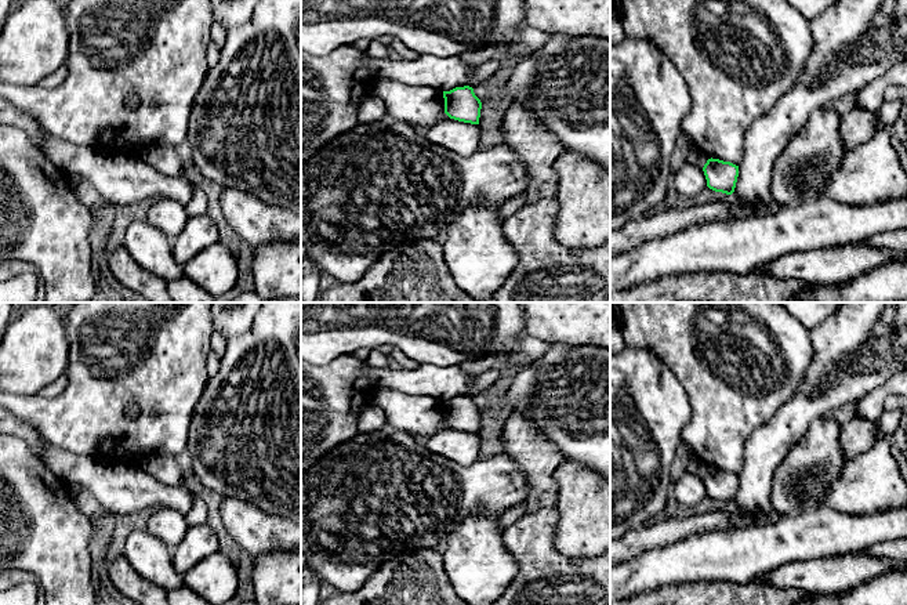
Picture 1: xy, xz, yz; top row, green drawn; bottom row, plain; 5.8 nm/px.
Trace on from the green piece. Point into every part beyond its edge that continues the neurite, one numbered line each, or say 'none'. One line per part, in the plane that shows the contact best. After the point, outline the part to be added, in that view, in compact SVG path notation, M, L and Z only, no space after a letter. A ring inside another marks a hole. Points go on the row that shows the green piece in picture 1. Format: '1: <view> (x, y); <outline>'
none

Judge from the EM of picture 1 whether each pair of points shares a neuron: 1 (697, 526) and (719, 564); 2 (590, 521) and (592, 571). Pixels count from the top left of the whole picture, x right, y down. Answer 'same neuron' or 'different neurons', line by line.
1: different neurons
2: different neurons

